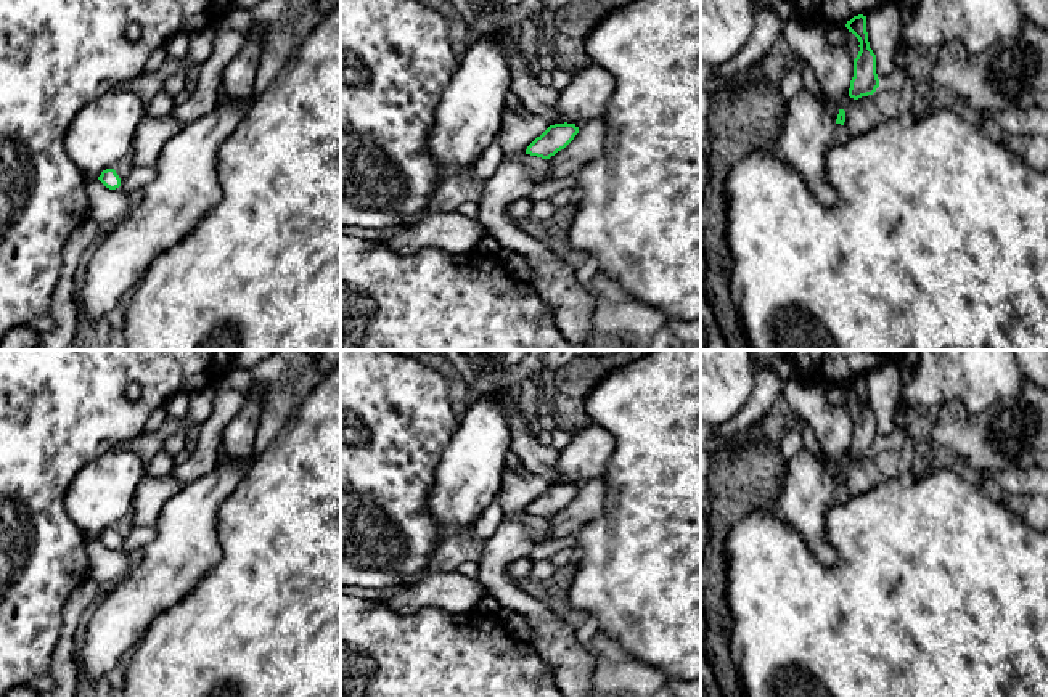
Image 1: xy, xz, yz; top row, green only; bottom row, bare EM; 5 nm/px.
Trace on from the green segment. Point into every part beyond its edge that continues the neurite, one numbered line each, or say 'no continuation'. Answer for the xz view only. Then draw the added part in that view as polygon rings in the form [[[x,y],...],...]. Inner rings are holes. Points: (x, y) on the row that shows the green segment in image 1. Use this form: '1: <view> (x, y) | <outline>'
no continuation

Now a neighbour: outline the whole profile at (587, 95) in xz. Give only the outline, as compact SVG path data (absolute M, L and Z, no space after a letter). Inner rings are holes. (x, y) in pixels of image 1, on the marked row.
M592 64L575 72L571 84L558 92L558 111L567 124L588 122L603 116L614 90L616 79Z

